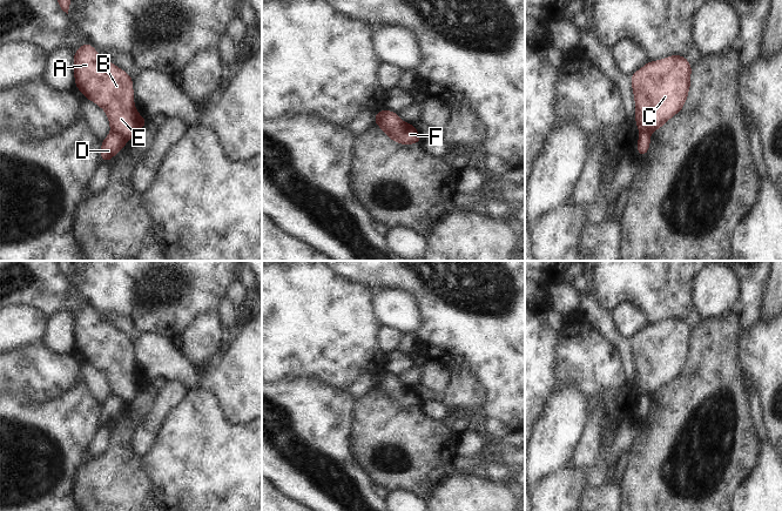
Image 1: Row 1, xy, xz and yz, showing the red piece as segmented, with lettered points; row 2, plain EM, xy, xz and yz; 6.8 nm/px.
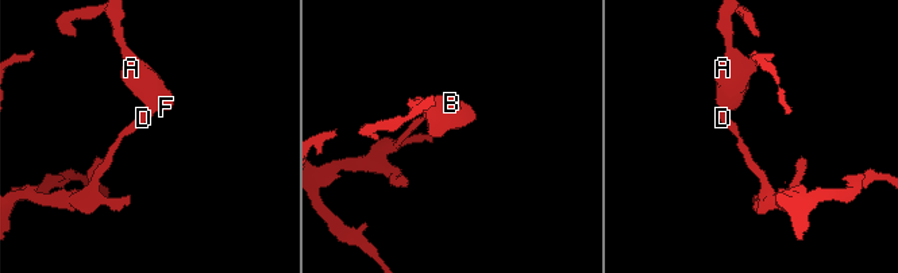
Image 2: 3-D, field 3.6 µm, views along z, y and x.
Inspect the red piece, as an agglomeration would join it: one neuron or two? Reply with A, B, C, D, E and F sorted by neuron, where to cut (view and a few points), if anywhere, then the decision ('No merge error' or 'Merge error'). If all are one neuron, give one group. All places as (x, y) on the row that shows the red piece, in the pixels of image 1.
Groups: A B C E F / D. Split along xy (112, 130), (127, 139). Merge error

